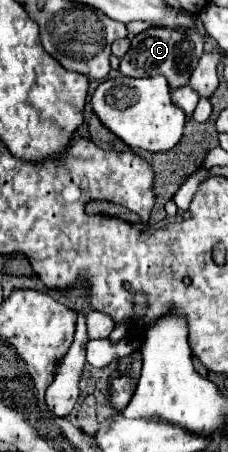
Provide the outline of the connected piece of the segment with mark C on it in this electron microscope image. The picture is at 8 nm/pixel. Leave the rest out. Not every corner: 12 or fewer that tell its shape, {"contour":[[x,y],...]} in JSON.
{"contour":[[149,28],[121,60],[131,78],[185,86],[203,54],[197,32]]}

